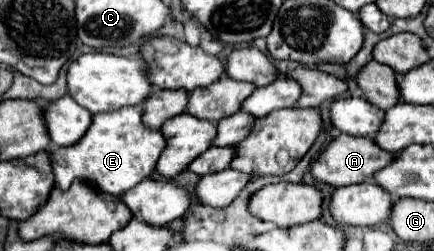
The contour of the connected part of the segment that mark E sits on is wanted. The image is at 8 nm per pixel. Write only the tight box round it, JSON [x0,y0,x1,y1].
[48,106,166,196]

